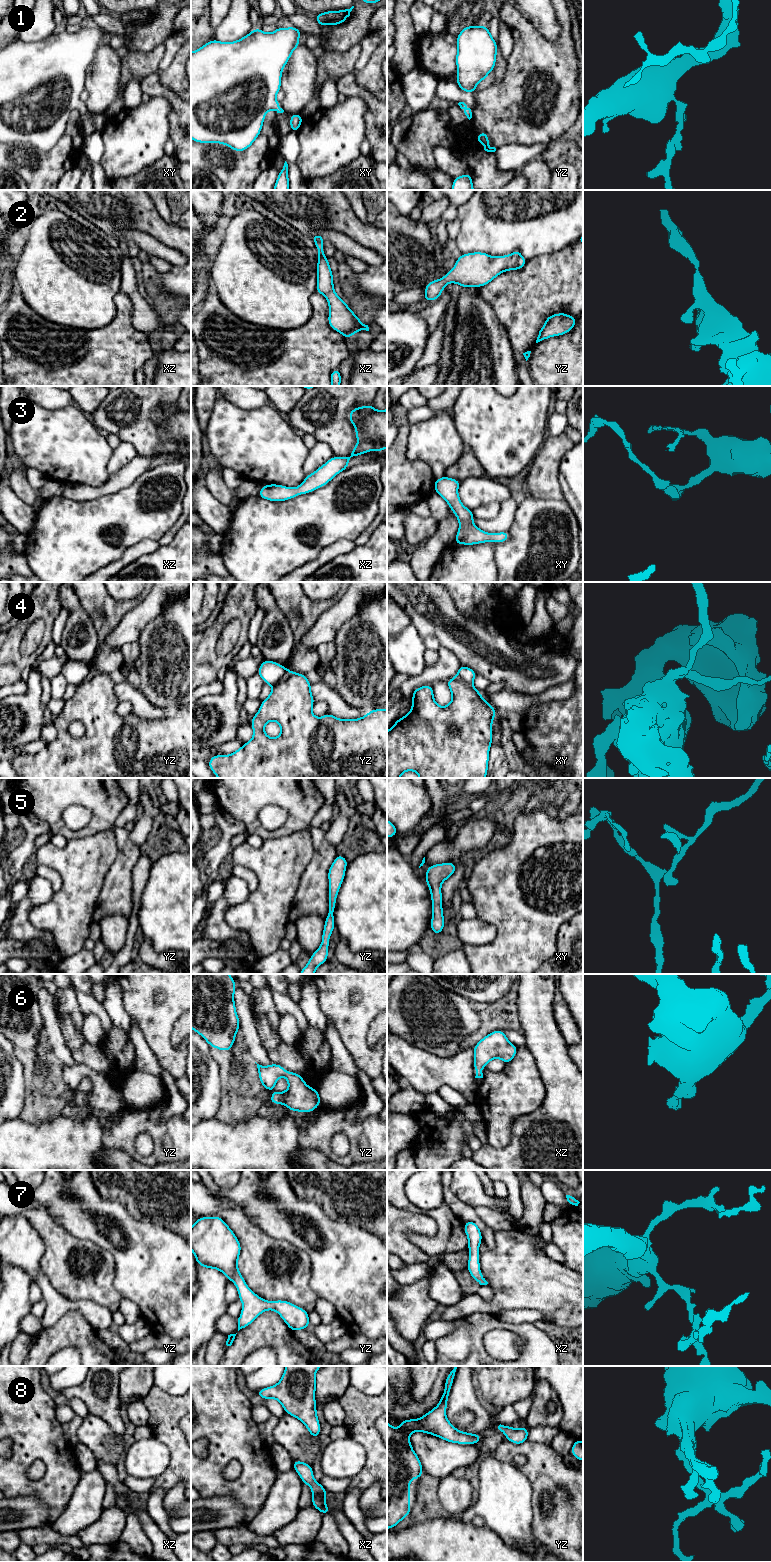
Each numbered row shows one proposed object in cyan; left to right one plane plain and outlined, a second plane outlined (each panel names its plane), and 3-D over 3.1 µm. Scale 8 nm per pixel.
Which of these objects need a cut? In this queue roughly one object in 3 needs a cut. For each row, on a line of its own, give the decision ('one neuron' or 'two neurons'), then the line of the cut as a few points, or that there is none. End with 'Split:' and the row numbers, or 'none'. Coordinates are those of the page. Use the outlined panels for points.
1: one neuron; cut none
2: one neuron; cut none
3: one neuron; cut none
4: two neurons; cut yz (290, 671), (272, 686)
5: one neuron; cut none
6: one neuron; cut none
7: one neuron; cut none
8: one neuron; cut none
Split: 4

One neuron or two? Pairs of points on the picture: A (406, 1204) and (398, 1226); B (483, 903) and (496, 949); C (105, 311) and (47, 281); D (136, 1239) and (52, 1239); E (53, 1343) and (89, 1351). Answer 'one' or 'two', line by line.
A: two
B: one
C: one
D: two
E: one

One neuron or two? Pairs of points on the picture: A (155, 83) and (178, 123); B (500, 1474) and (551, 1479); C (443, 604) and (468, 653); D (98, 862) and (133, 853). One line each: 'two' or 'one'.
A: one
B: two
C: one
D: two

